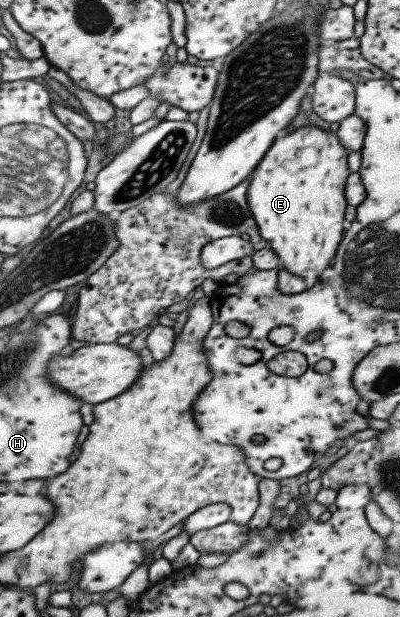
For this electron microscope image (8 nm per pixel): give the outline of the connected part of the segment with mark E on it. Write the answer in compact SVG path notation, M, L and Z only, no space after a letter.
M302 126L290 134L276 138L249 174L246 200L258 233L277 254L280 267L301 276L305 280L306 289L325 277L323 272L330 266L345 230L342 224L346 222L342 220L342 214L347 204L342 190L349 175L347 155L346 150L338 144L335 133L320 130L316 126Z

